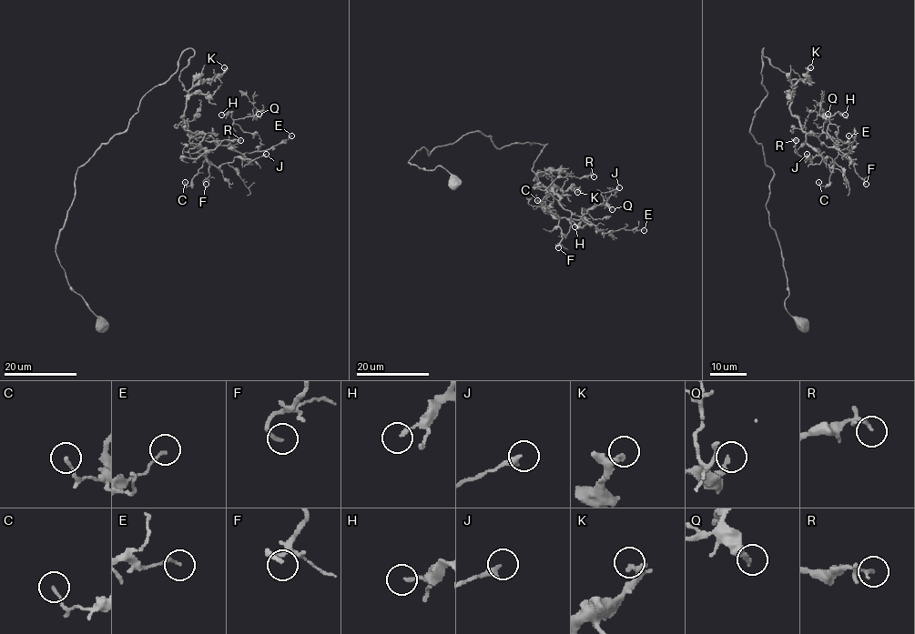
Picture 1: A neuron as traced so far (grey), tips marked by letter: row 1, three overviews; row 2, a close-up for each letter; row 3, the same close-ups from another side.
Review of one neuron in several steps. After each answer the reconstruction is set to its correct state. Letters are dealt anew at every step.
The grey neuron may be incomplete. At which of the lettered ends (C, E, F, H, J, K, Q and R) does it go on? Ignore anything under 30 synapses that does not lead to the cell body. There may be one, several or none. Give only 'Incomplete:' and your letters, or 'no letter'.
Incomplete: no letter

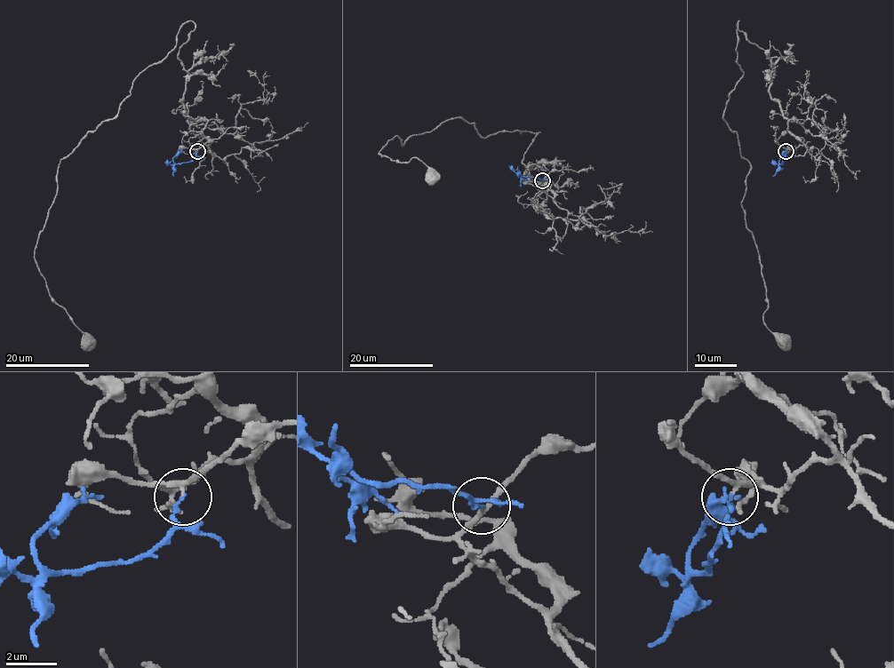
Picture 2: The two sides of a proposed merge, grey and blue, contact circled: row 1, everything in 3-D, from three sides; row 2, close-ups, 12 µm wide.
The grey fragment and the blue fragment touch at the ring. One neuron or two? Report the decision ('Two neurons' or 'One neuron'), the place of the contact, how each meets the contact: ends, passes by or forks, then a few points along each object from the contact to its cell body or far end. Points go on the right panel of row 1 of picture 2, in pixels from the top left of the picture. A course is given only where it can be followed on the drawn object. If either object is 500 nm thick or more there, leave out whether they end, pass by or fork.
One neuron. Place: (786, 151). At the ring grey passes by. At the ring blue ends. Course of grey: (786, 151), (802, 142), (775, 66), (739, 21), (723, 119), (751, 166), (741, 206), (782, 345). Course of blue: (786, 151), (781, 164), (778, 162), (787, 151)

